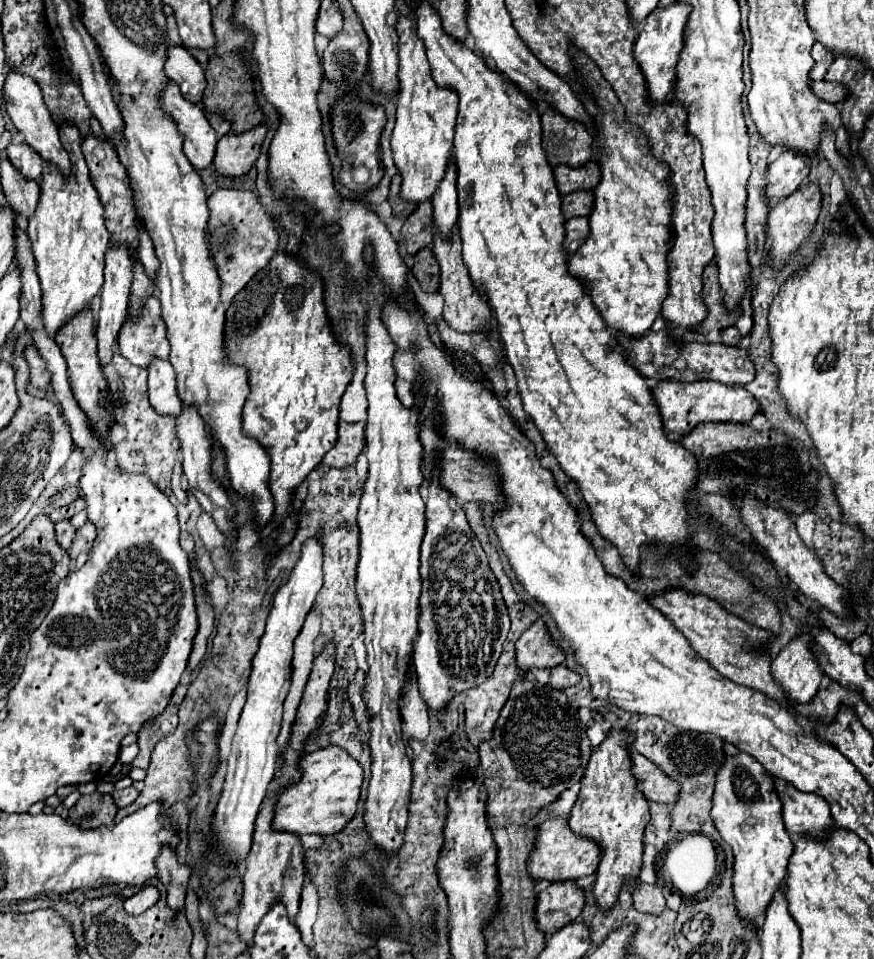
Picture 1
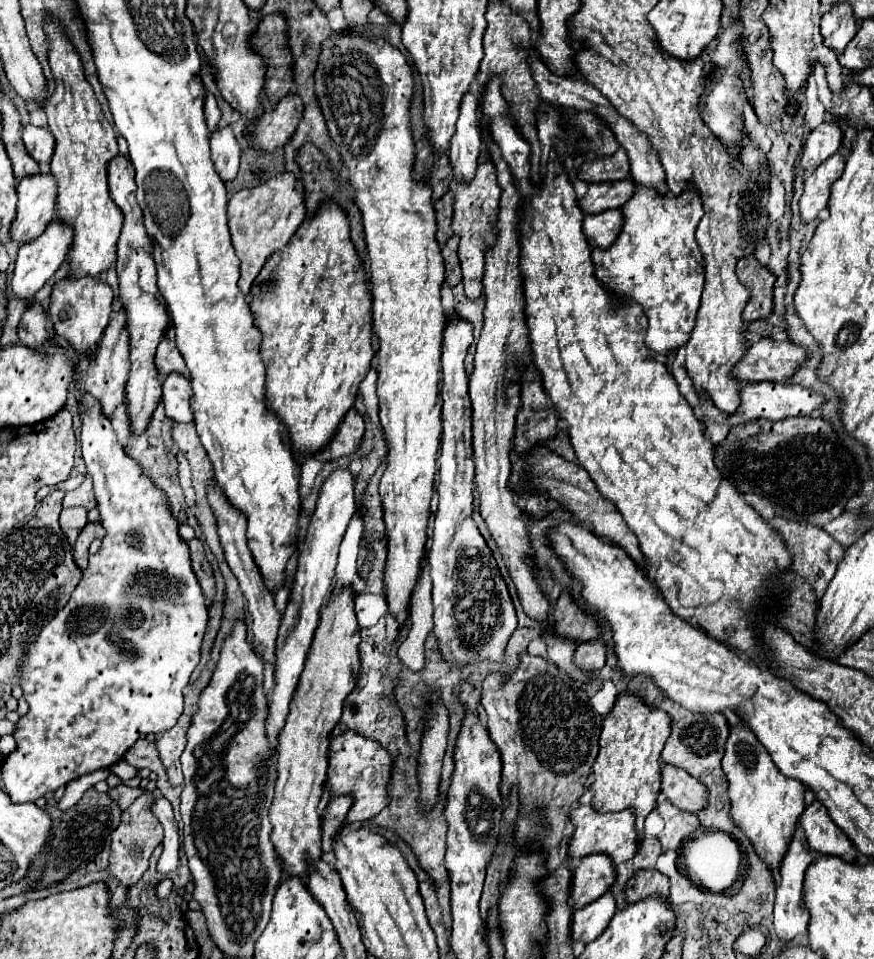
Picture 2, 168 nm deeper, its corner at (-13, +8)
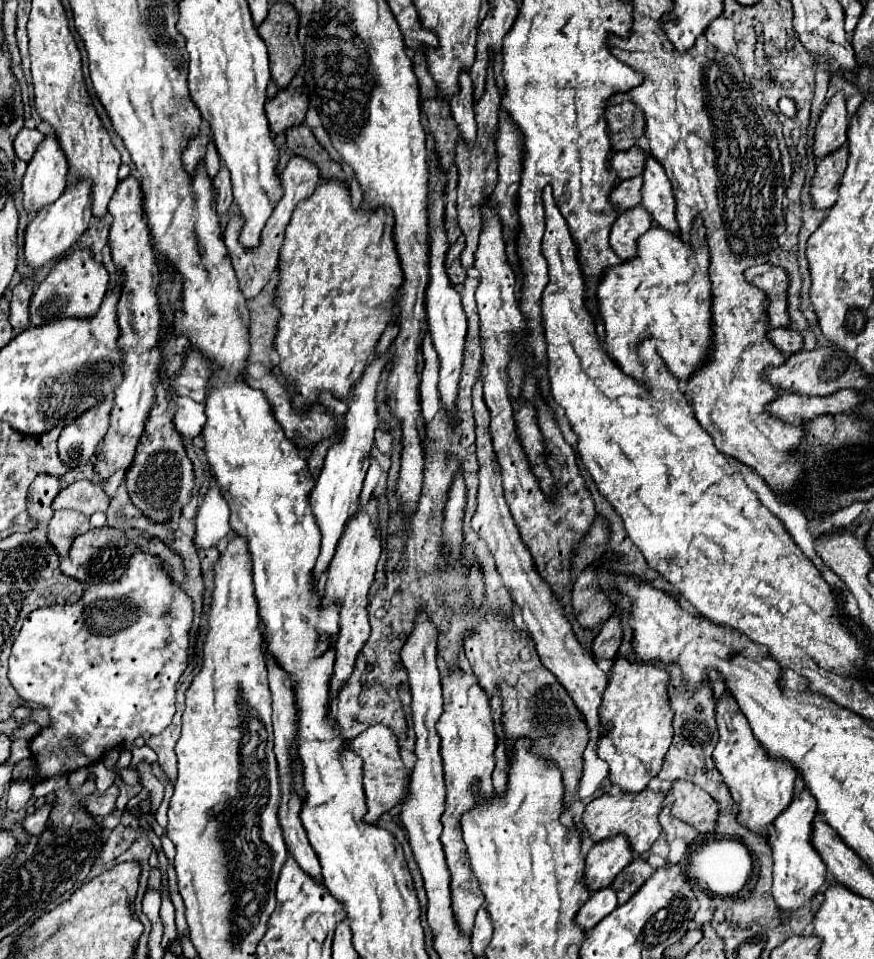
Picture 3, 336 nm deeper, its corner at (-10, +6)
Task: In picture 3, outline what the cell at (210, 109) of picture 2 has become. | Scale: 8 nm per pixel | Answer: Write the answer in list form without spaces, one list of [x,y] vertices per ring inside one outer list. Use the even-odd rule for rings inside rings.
[[[210,139],[208,141],[208,151],[206,151],[206,169],[208,169],[208,175],[214,177],[220,169],[220,157],[218,157],[218,151],[214,149],[214,141]]]

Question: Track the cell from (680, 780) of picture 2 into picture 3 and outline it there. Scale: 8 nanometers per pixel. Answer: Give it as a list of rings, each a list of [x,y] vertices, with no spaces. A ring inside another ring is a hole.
[[[678,779],[672,783],[670,801],[674,817],[690,823],[700,833],[712,833],[718,817],[718,803],[698,785]]]

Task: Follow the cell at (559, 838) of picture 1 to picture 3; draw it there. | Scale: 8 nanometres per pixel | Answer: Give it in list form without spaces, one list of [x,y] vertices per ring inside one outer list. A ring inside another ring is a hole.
[[[644,789],[642,793],[636,793],[636,795],[622,793],[622,791],[610,791],[586,805],[586,811],[582,815],[582,827],[594,843],[614,837],[614,835],[626,835],[632,853],[640,855],[652,847],[652,843],[658,839],[662,831],[658,823],[658,813],[662,809],[664,797],[666,793],[652,793],[650,789]]]

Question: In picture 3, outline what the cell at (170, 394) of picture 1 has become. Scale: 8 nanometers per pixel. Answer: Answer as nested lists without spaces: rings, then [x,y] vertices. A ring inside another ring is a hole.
[[[174,397],[172,405],[176,407],[174,413],[174,427],[182,437],[198,437],[204,423],[204,405],[192,401],[190,397]]]

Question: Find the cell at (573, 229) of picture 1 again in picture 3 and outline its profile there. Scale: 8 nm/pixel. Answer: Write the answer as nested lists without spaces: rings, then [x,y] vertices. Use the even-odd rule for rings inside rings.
[[[640,205],[630,211],[622,211],[620,217],[614,221],[614,225],[610,227],[610,247],[614,249],[614,253],[620,259],[634,257],[636,239],[642,233],[646,233],[646,229],[650,229],[650,223],[652,217]]]

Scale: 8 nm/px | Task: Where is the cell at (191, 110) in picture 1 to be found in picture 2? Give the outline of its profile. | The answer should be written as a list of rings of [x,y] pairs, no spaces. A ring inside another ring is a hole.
[[[231,127],[219,129],[211,135],[211,155],[213,155],[213,165],[223,183],[229,183],[237,177],[239,171],[239,155],[241,155],[241,145],[235,139]]]

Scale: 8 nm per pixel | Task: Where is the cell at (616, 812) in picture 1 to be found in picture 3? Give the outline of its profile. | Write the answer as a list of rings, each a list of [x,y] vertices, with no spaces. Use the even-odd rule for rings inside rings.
[[[616,659],[614,669],[608,677],[608,687],[602,697],[600,705],[600,725],[610,727],[606,729],[596,743],[596,753],[602,761],[608,763],[608,779],[614,787],[618,787],[624,793],[640,793],[648,787],[648,783],[660,773],[664,755],[672,743],[672,709],[666,699],[666,683],[668,673],[658,669],[656,665],[636,665],[628,663],[626,659]]]

